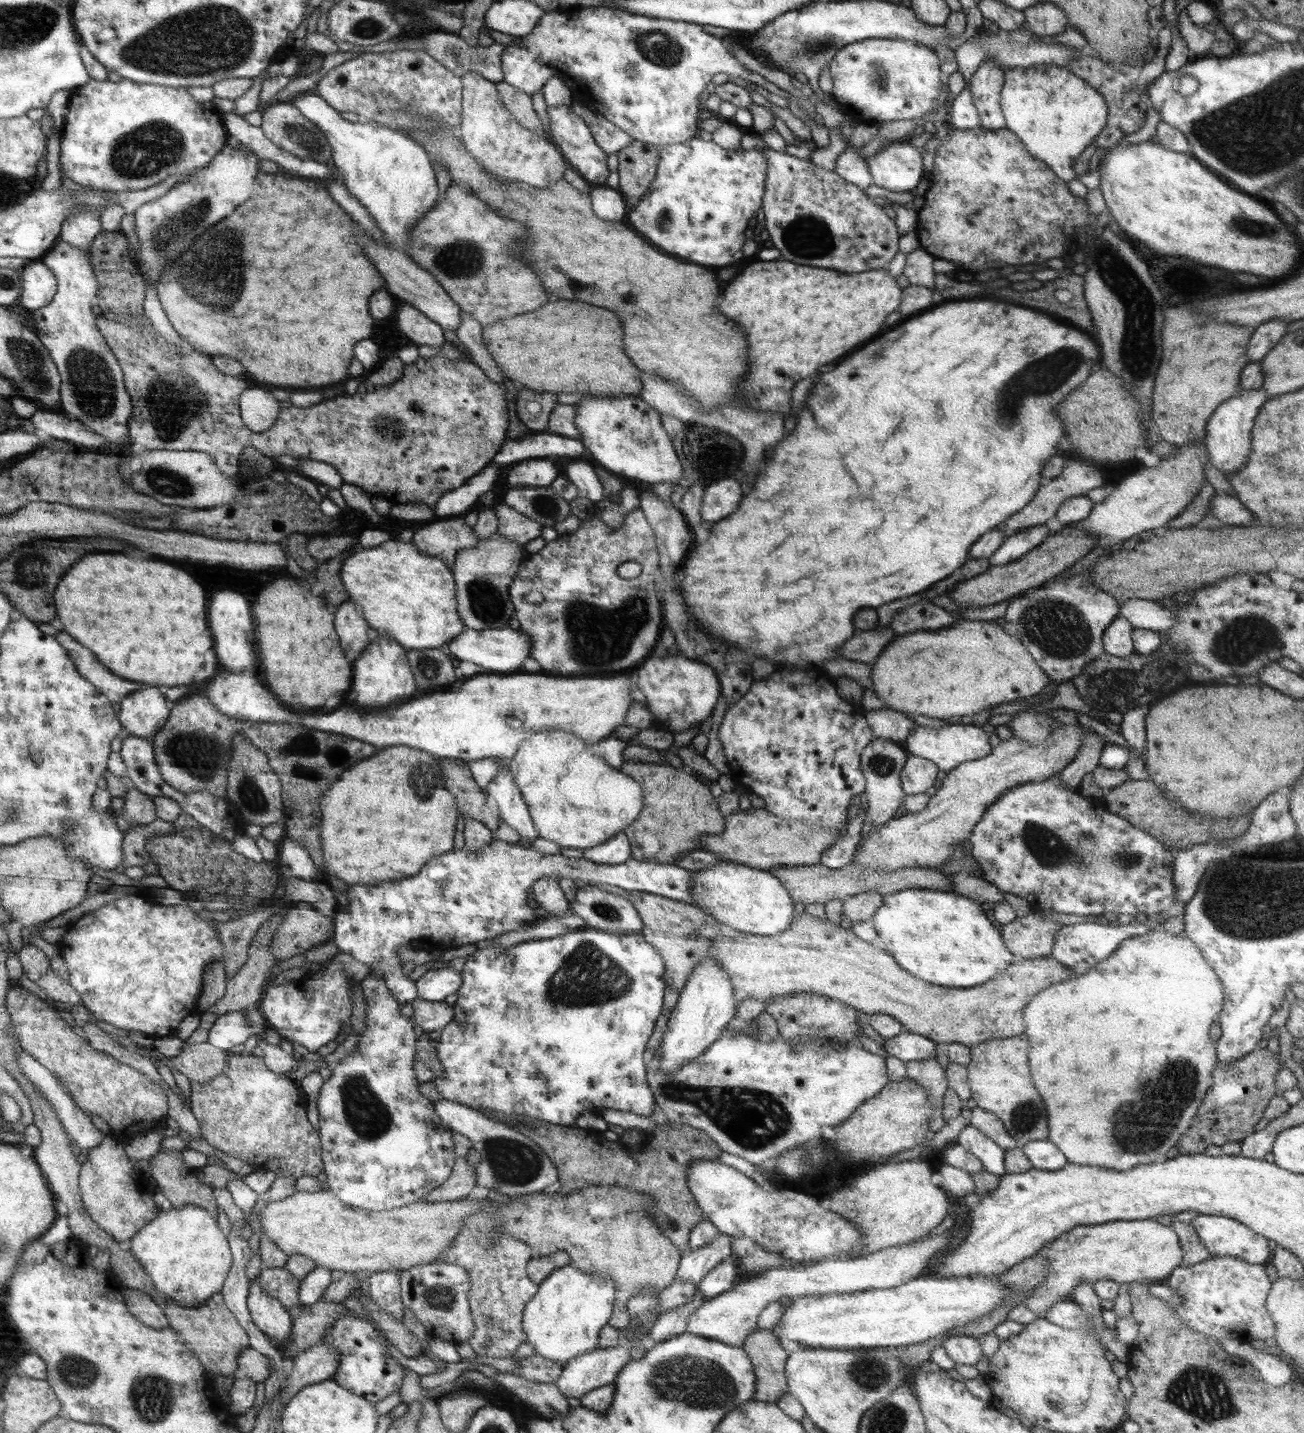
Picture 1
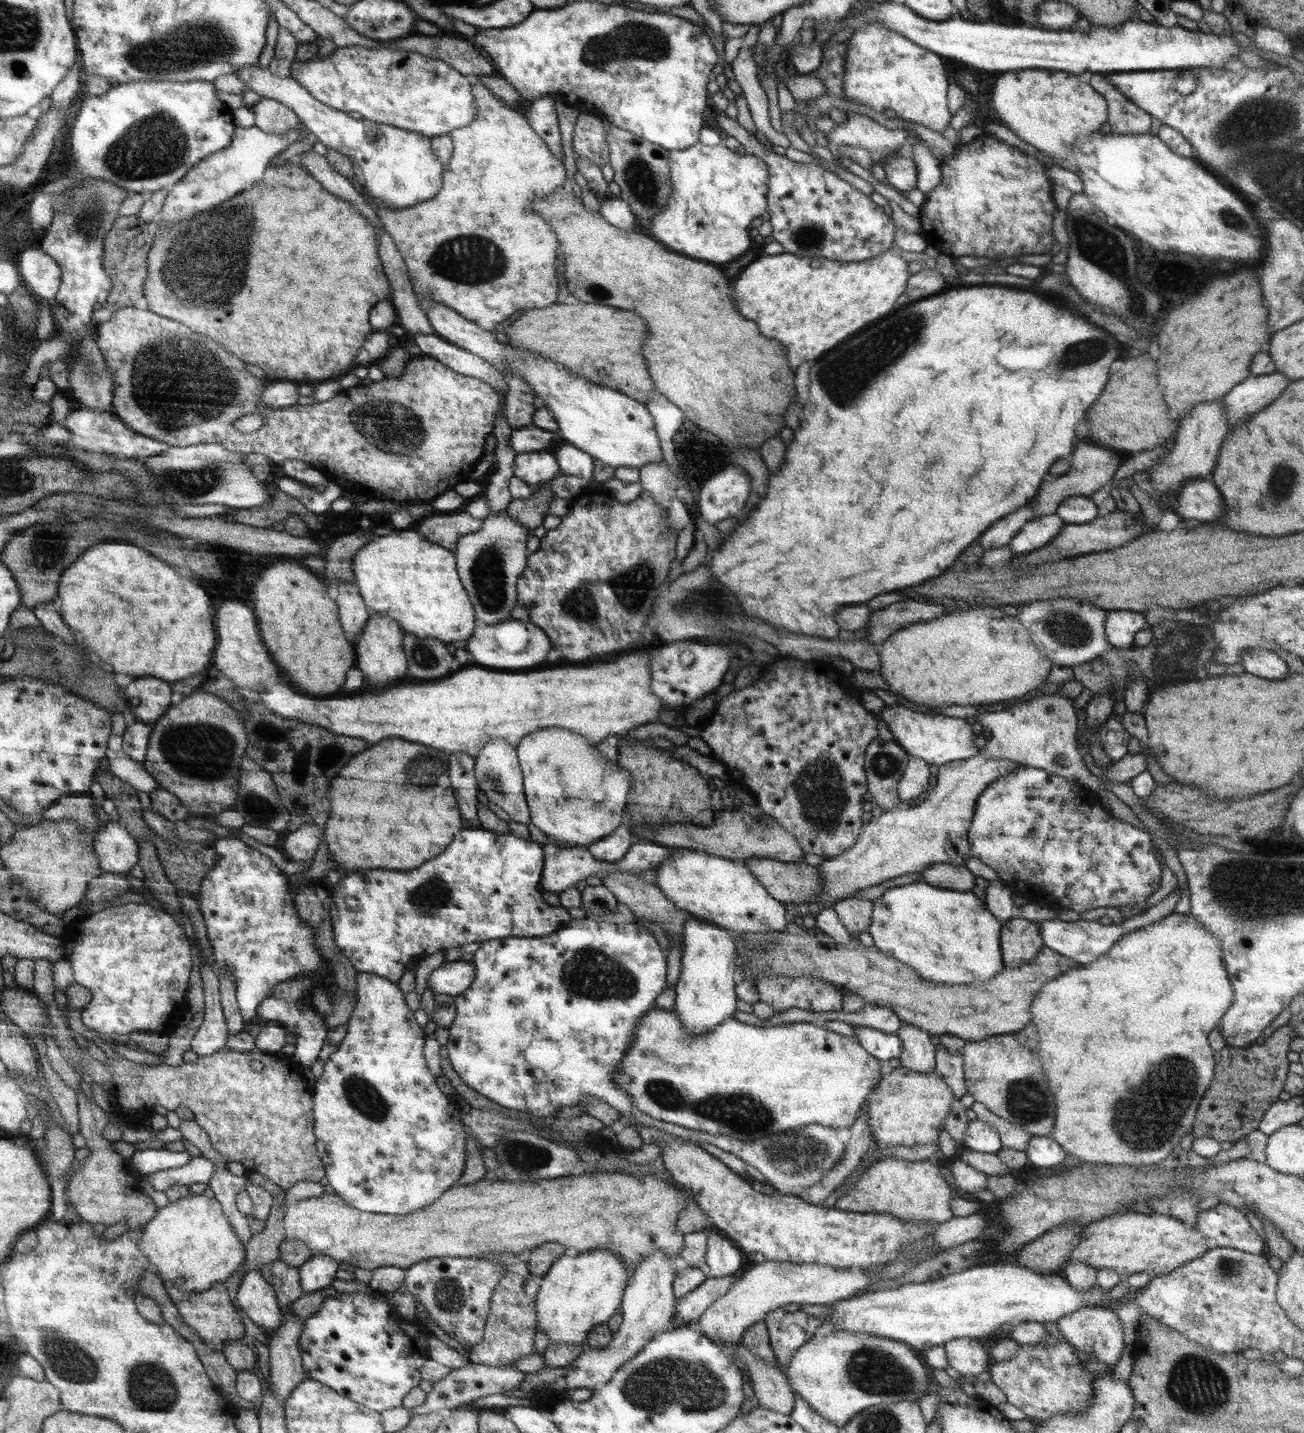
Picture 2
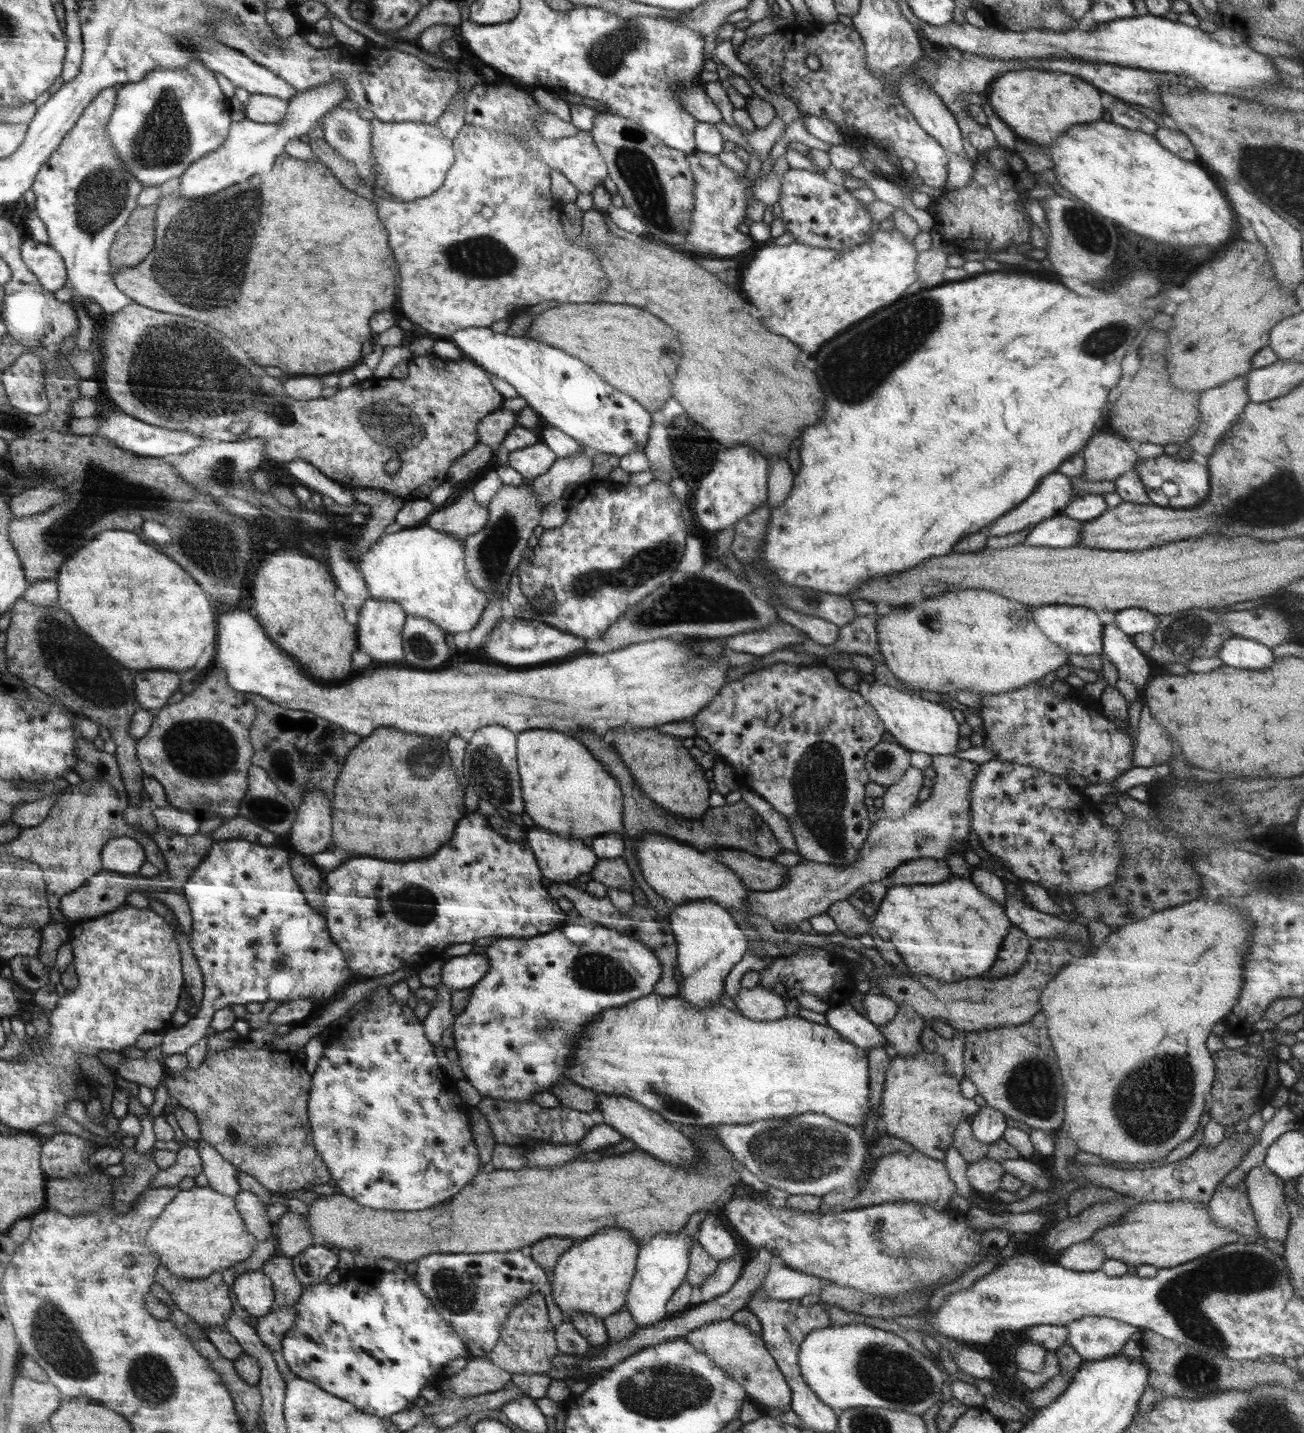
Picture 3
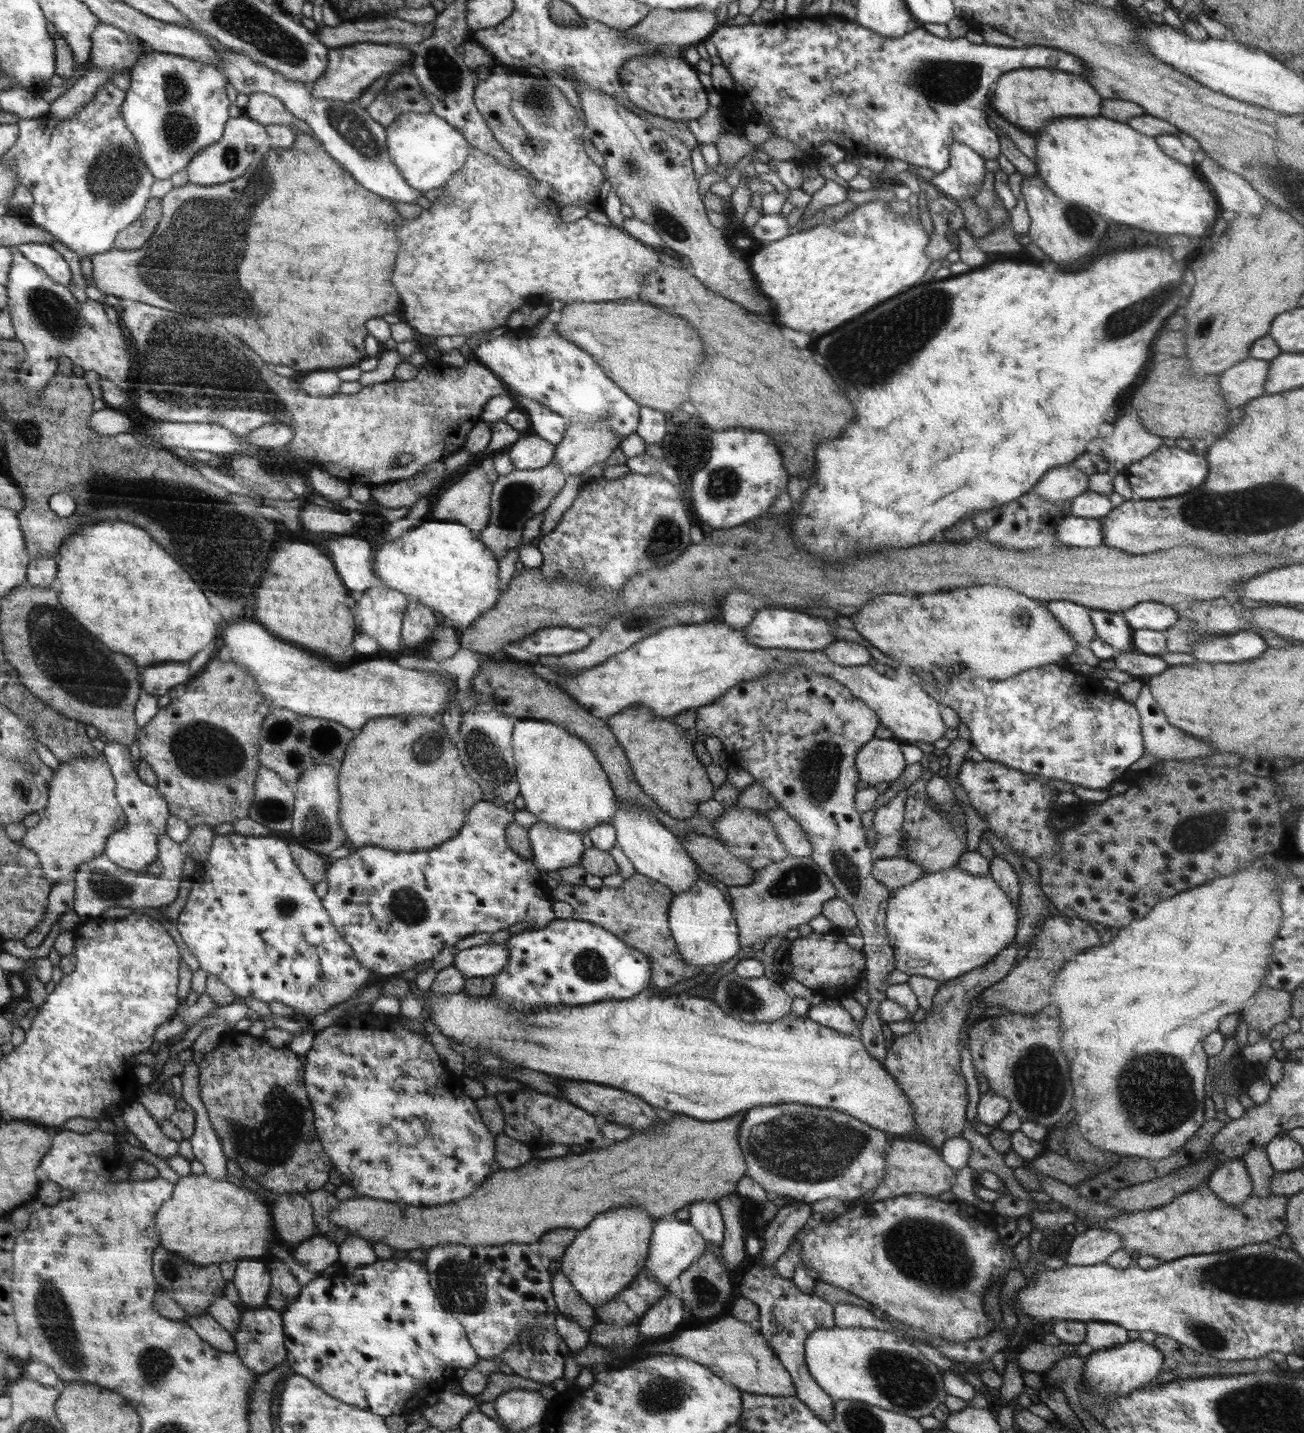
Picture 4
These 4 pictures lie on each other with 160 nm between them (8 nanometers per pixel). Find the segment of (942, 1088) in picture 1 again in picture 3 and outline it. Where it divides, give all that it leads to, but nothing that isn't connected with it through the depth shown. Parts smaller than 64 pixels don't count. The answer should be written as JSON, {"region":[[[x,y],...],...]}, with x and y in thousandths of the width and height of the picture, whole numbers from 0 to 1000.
{"region":[[[690,701],[687,710],[673,719],[679,722],[681,729],[687,731],[690,736],[702,736],[707,732],[705,723],[709,712],[696,702]]]}

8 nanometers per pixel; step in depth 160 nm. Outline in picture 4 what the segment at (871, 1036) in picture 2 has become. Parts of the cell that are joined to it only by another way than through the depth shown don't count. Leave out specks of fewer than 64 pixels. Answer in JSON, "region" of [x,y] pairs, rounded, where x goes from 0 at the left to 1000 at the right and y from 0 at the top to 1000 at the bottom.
{"region":[[[632,700],[622,701],[621,703],[620,703],[619,710],[650,723],[655,718],[659,718],[660,717],[655,713],[653,709],[645,700],[638,702]]]}

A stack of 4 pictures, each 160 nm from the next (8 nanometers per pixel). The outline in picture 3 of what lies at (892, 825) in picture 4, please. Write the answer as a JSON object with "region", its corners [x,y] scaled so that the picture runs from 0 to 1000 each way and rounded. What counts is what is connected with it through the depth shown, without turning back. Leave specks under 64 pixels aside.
{"region":[[[698,535],[687,547],[683,547],[680,550],[676,555],[677,562],[675,567],[678,571],[687,572],[704,561],[705,553],[709,549],[707,548],[708,539],[707,537]]]}

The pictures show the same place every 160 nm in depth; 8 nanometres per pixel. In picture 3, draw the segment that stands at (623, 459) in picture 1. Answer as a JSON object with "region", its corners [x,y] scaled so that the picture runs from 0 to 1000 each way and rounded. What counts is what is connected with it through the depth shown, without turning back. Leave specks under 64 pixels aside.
{"region":[[[376,228],[357,229],[342,237],[354,244],[356,250],[389,265],[417,294],[426,297],[447,312],[476,319],[493,314],[498,308],[502,292],[498,286],[433,244],[403,234],[380,232]]]}

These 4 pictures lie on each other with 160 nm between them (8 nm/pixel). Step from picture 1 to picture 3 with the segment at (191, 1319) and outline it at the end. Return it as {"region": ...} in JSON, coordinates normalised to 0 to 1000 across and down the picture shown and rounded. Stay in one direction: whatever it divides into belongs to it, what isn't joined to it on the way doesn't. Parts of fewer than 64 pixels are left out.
{"region":[[[126,883],[120,885],[120,895],[128,900],[133,910],[149,920],[153,925],[172,926],[178,916],[178,906],[175,903],[175,897],[172,896],[170,890],[167,888],[163,888],[160,893],[146,893],[135,890]]]}

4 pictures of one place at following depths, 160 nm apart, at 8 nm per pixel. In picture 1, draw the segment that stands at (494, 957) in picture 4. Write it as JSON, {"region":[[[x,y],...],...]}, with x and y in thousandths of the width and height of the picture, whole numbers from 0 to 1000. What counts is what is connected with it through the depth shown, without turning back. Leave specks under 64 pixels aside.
{"region":[[[347,675],[328,676],[320,685],[321,695],[329,699],[340,699],[344,694],[350,694],[356,682]]]}

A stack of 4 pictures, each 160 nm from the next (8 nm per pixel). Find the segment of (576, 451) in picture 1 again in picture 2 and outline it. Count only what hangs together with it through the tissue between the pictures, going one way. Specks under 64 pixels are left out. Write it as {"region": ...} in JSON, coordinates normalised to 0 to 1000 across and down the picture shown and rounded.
{"region":[[[406,297],[400,299],[394,299],[390,308],[394,315],[396,316],[411,315],[423,315],[426,311],[431,310],[433,306],[431,306],[429,301],[425,302]]]}

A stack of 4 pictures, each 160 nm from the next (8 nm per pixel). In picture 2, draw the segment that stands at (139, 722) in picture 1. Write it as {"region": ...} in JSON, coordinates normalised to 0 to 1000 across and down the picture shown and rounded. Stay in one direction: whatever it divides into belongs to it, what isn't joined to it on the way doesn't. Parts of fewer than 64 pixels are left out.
{"region":[[[113,472],[104,473],[94,481],[104,502],[117,506],[132,493],[130,486],[133,482],[130,479],[130,476]]]}

